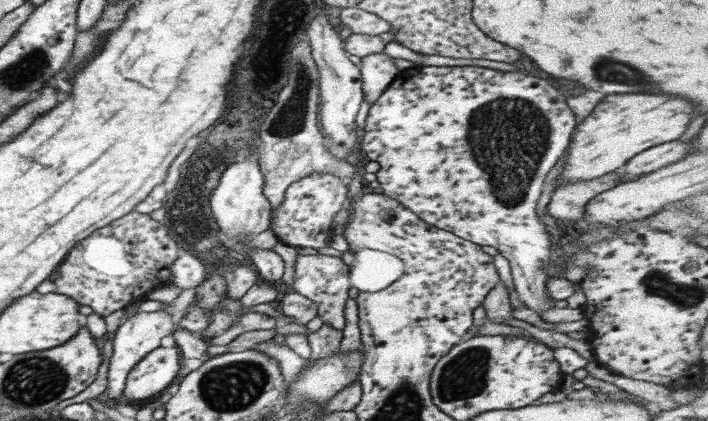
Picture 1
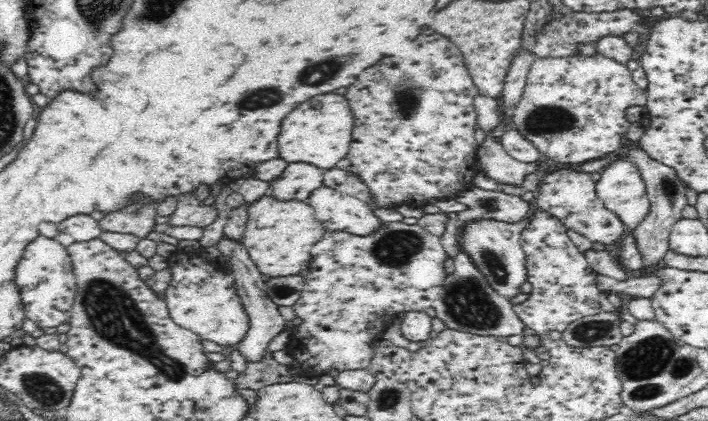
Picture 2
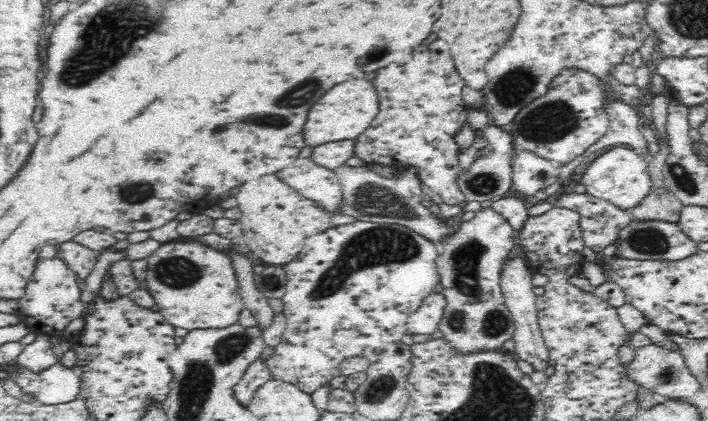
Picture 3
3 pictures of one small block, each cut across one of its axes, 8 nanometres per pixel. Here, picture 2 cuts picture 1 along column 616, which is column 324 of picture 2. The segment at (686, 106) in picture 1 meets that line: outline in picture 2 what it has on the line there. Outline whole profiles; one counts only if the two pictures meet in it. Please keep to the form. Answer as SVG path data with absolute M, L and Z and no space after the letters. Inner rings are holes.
M332 92L320 98L312 98L310 102L288 114L281 123L279 157L289 163L309 162L327 171L336 167L336 163L348 154L354 127L352 107L345 95Z

